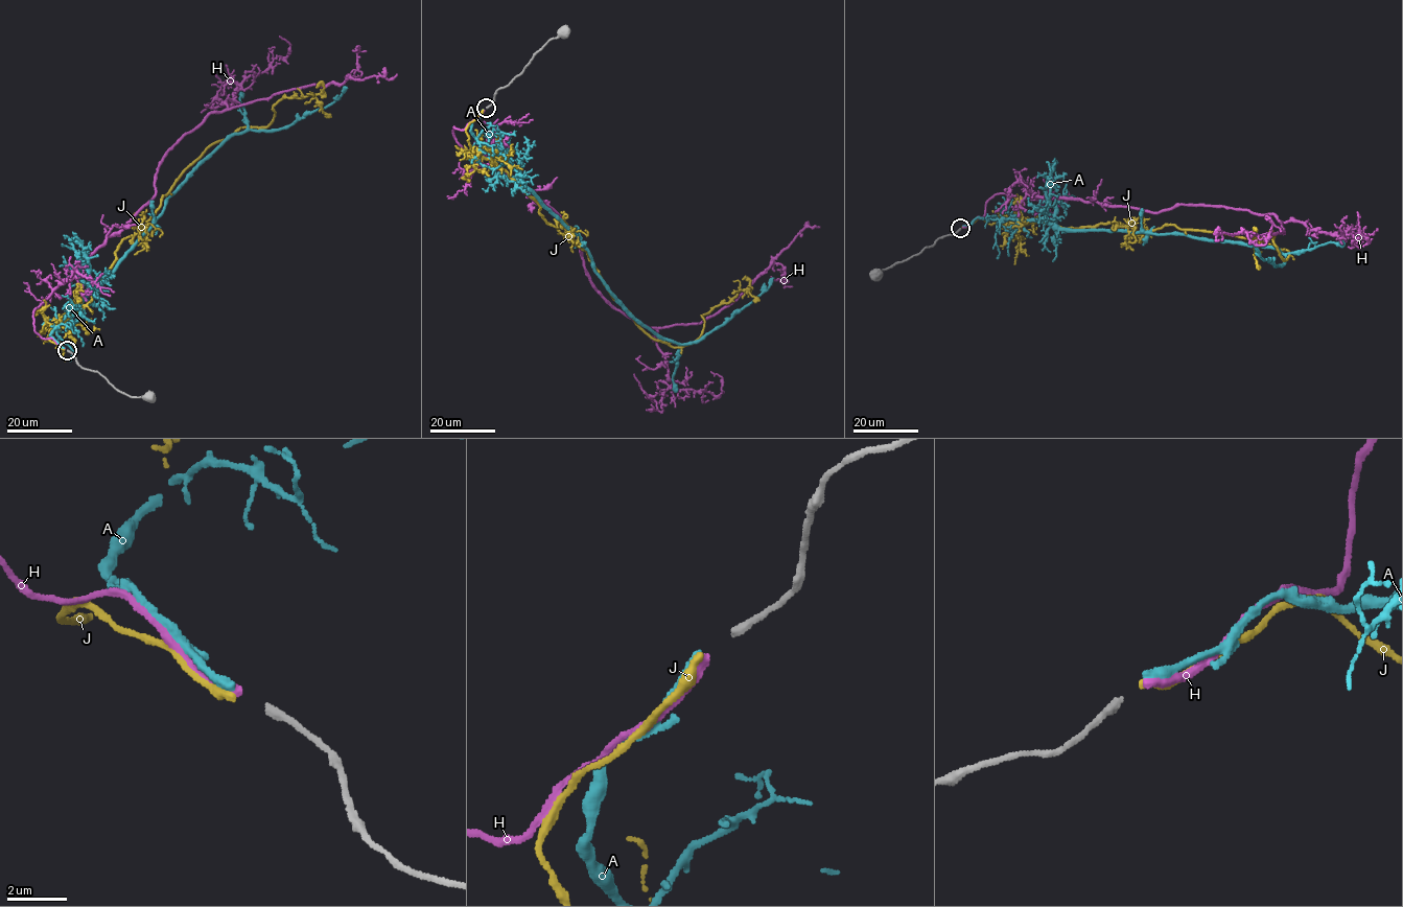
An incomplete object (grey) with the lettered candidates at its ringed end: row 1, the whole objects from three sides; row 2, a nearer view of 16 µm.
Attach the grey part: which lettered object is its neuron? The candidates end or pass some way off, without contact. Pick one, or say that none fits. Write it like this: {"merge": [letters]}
{"merge": ["J"]}

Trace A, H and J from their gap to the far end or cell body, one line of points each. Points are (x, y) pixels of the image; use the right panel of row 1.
A: (963, 227), (977, 217), (1013, 217), (1071, 231), (1177, 233), (1277, 249), (1284, 265), (1264, 260), (1254, 246)
H: (963, 227), (1005, 193), (1271, 213), (1284, 234), (1246, 233), (1255, 245), (1271, 230), (1265, 216)
J: (962, 227), (1174, 225), (1258, 240), (1287, 260), (1273, 235), (1259, 240), (1260, 269)

